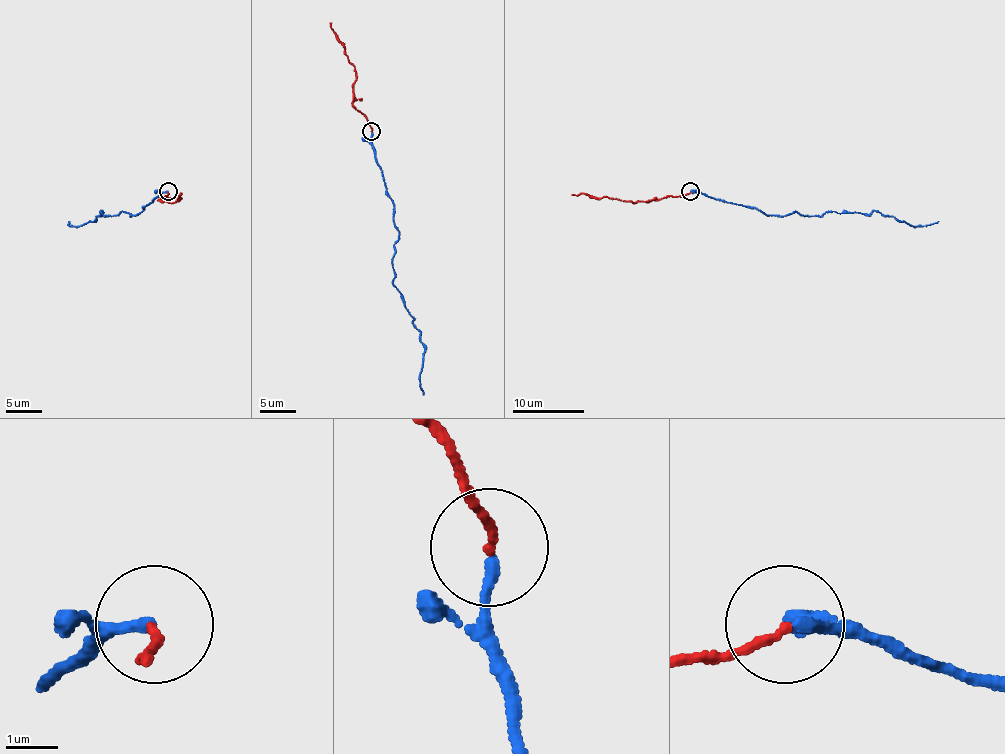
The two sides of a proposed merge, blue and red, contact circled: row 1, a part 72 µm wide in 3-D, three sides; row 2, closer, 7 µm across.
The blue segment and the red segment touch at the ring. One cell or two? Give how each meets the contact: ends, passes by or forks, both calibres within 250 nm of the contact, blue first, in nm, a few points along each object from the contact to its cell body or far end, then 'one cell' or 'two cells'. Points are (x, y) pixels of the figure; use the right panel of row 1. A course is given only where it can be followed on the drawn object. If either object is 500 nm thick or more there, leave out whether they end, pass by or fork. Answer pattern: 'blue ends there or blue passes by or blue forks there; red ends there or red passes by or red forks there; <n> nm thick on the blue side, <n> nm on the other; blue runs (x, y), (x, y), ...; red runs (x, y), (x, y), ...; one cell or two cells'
blue ends there; red ends there; 200 nm thick on the blue side, 150 nm on the other; blue runs (692, 192), (757, 208), (766, 215), (876, 212), (916, 226), (927, 226), (938, 221); red runs (690, 192), (636, 203), (573, 194); one cell

